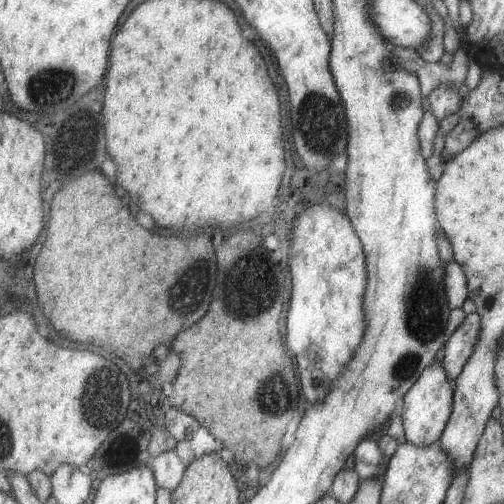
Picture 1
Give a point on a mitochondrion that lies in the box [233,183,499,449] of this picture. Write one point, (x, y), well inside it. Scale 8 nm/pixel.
(424, 315)

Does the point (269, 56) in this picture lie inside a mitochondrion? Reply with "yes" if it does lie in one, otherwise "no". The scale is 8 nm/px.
no

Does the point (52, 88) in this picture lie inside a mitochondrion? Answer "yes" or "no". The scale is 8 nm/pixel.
yes

